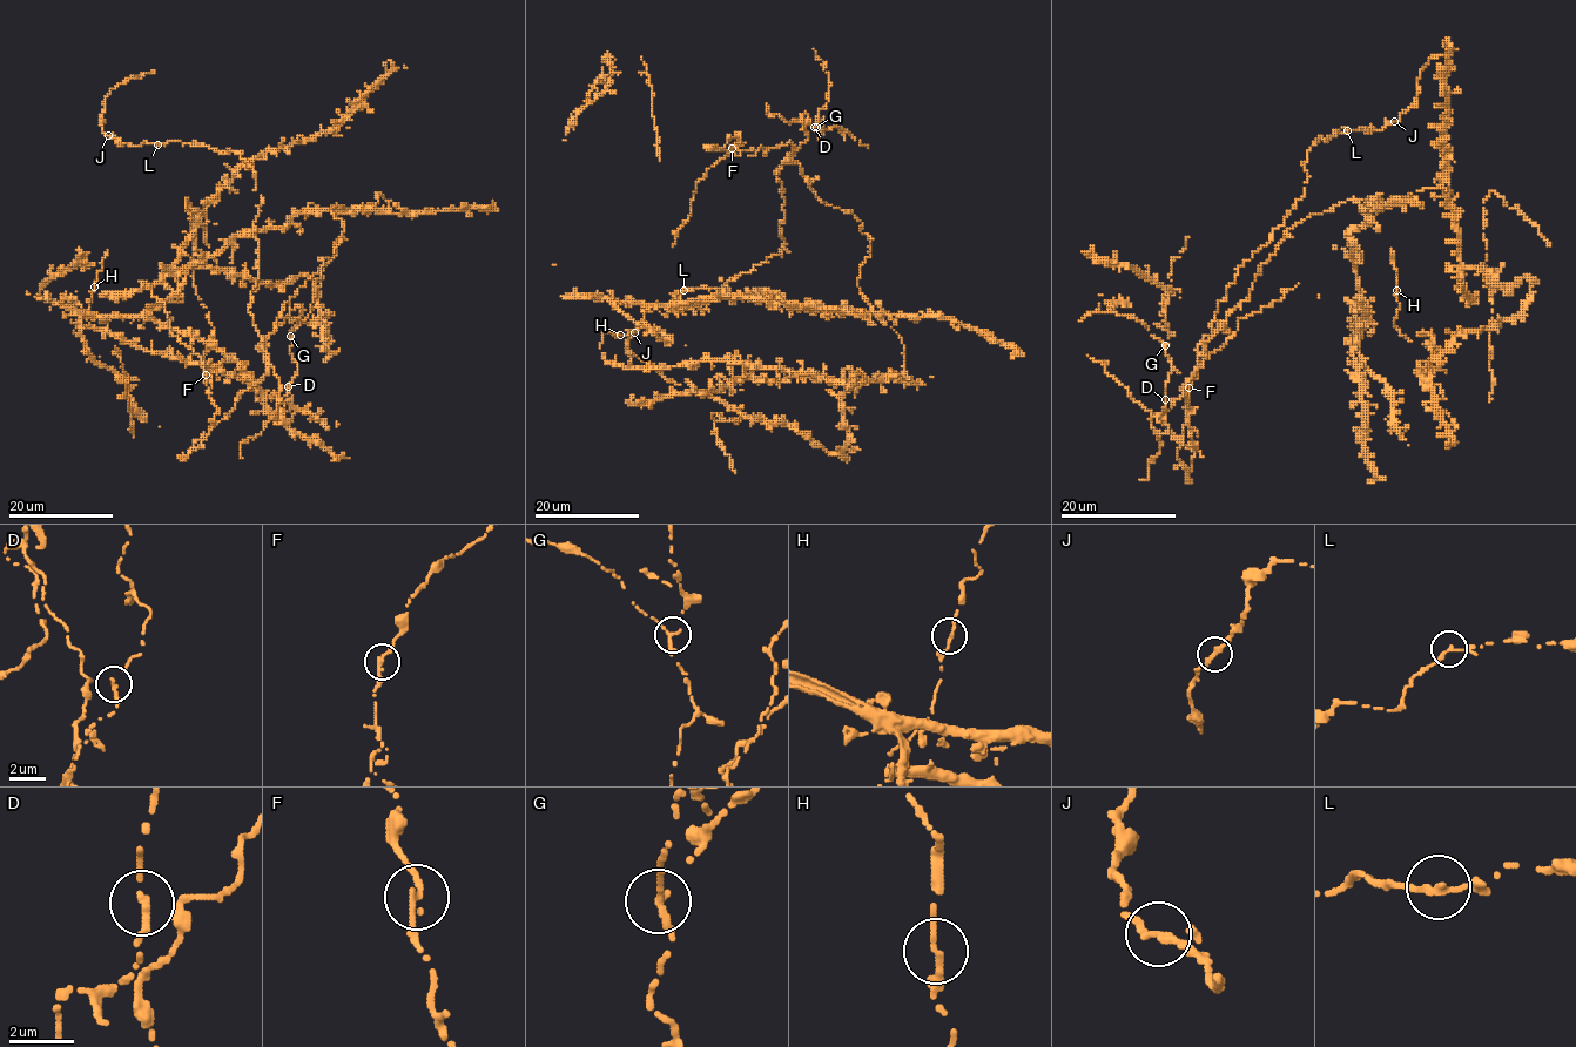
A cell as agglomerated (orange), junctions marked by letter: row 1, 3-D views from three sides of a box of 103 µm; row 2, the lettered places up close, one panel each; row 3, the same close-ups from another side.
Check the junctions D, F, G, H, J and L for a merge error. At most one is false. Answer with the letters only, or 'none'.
none

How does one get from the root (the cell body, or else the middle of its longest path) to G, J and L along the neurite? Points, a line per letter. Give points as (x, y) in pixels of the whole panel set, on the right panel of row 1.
G: (1367, 205), (1347, 198), (1285, 232), (1204, 342), (1160, 434), (1151, 417), (1165, 410), (1165, 345)
J: (1367, 205), (1347, 198), (1287, 229), (1196, 367), (1237, 268), (1305, 195), (1312, 144), (1395, 121)
L: (1367, 205), (1347, 198), (1287, 229), (1196, 367), (1237, 268), (1305, 195), (1308, 149), (1347, 130)

